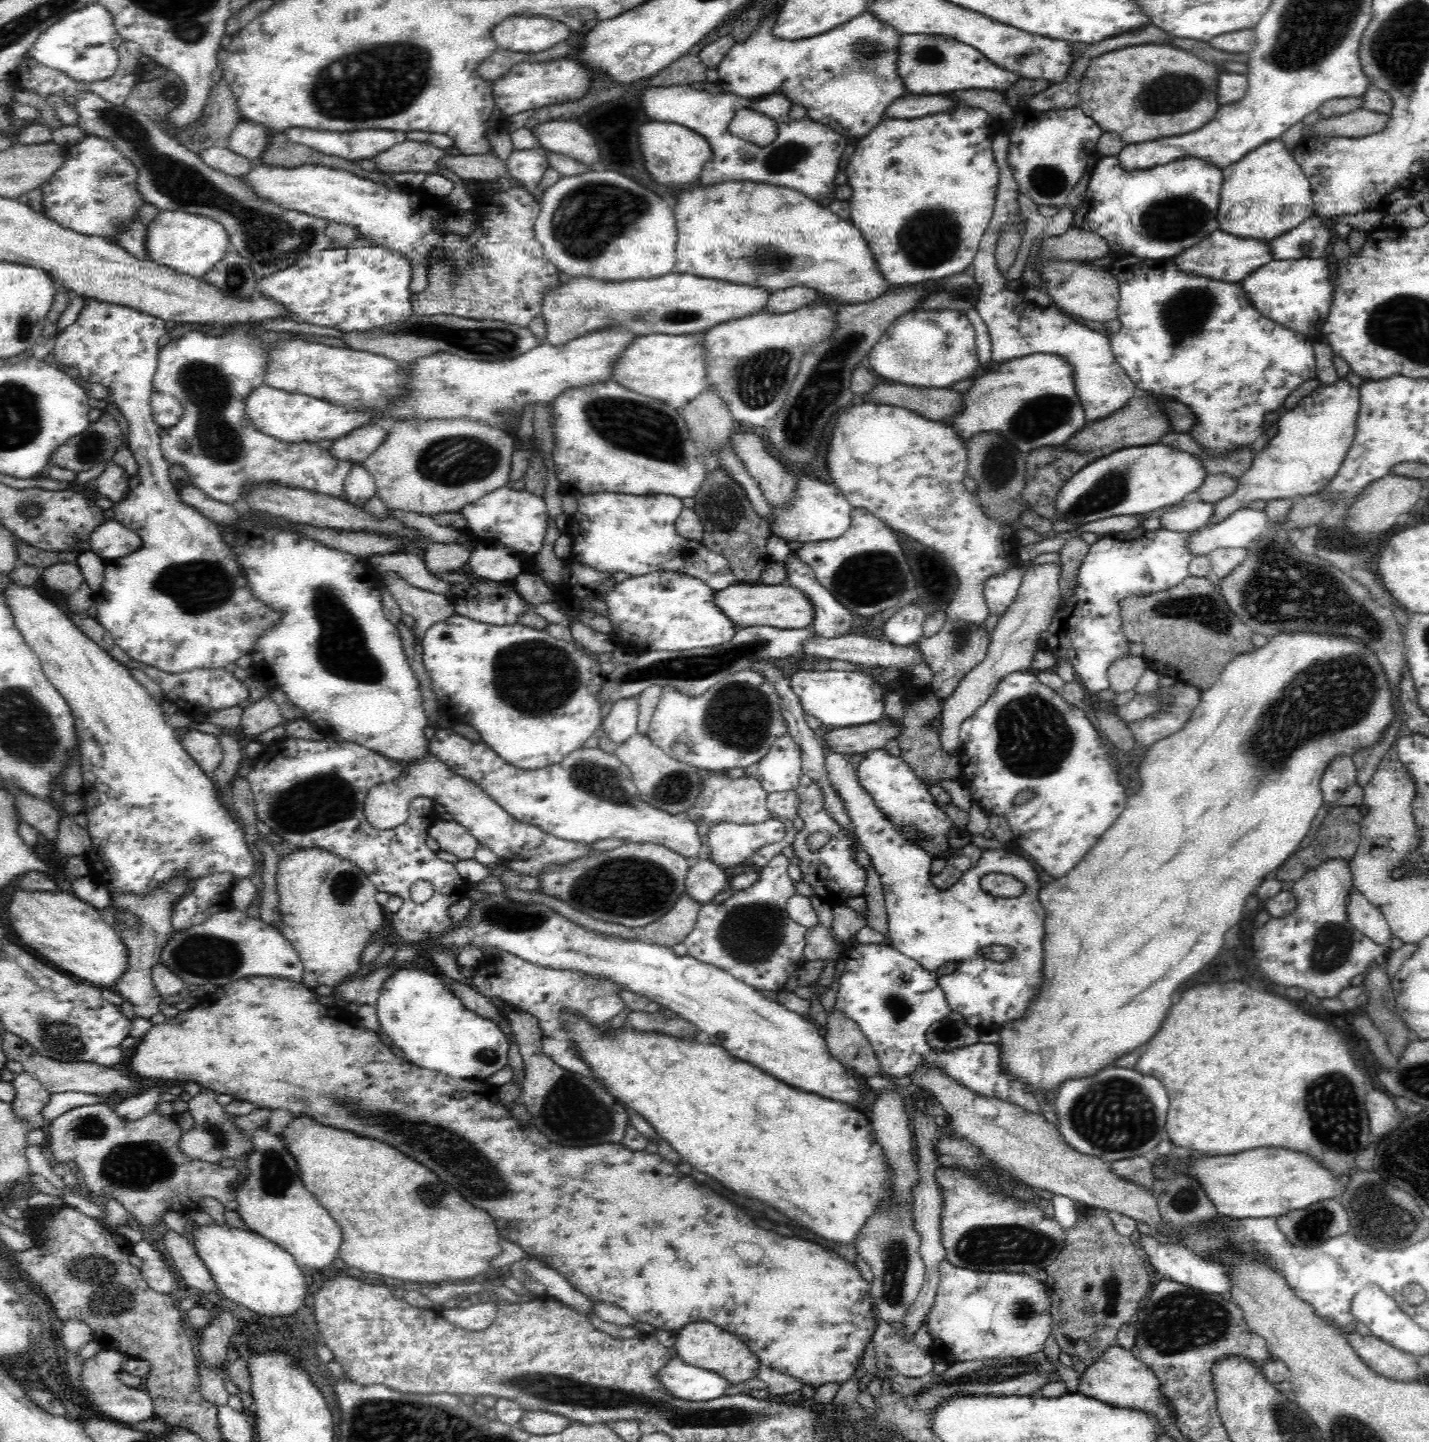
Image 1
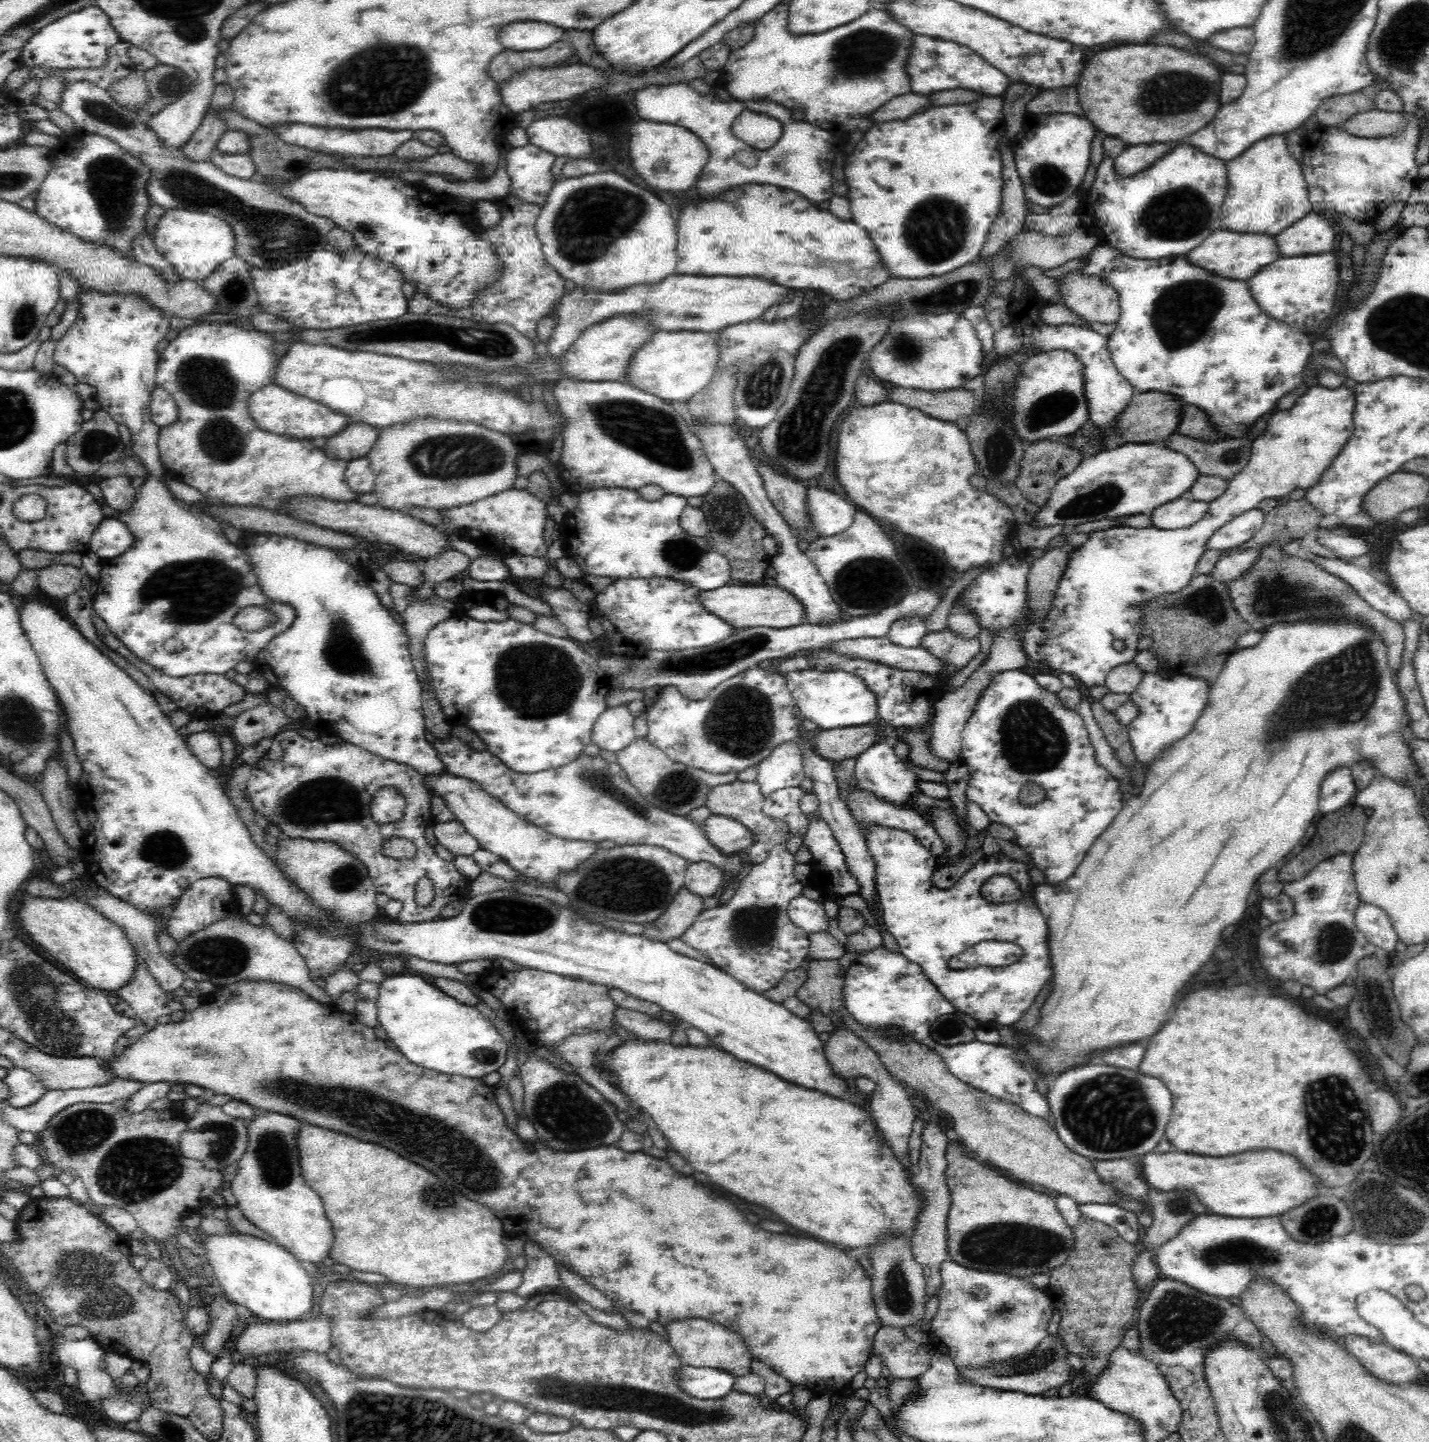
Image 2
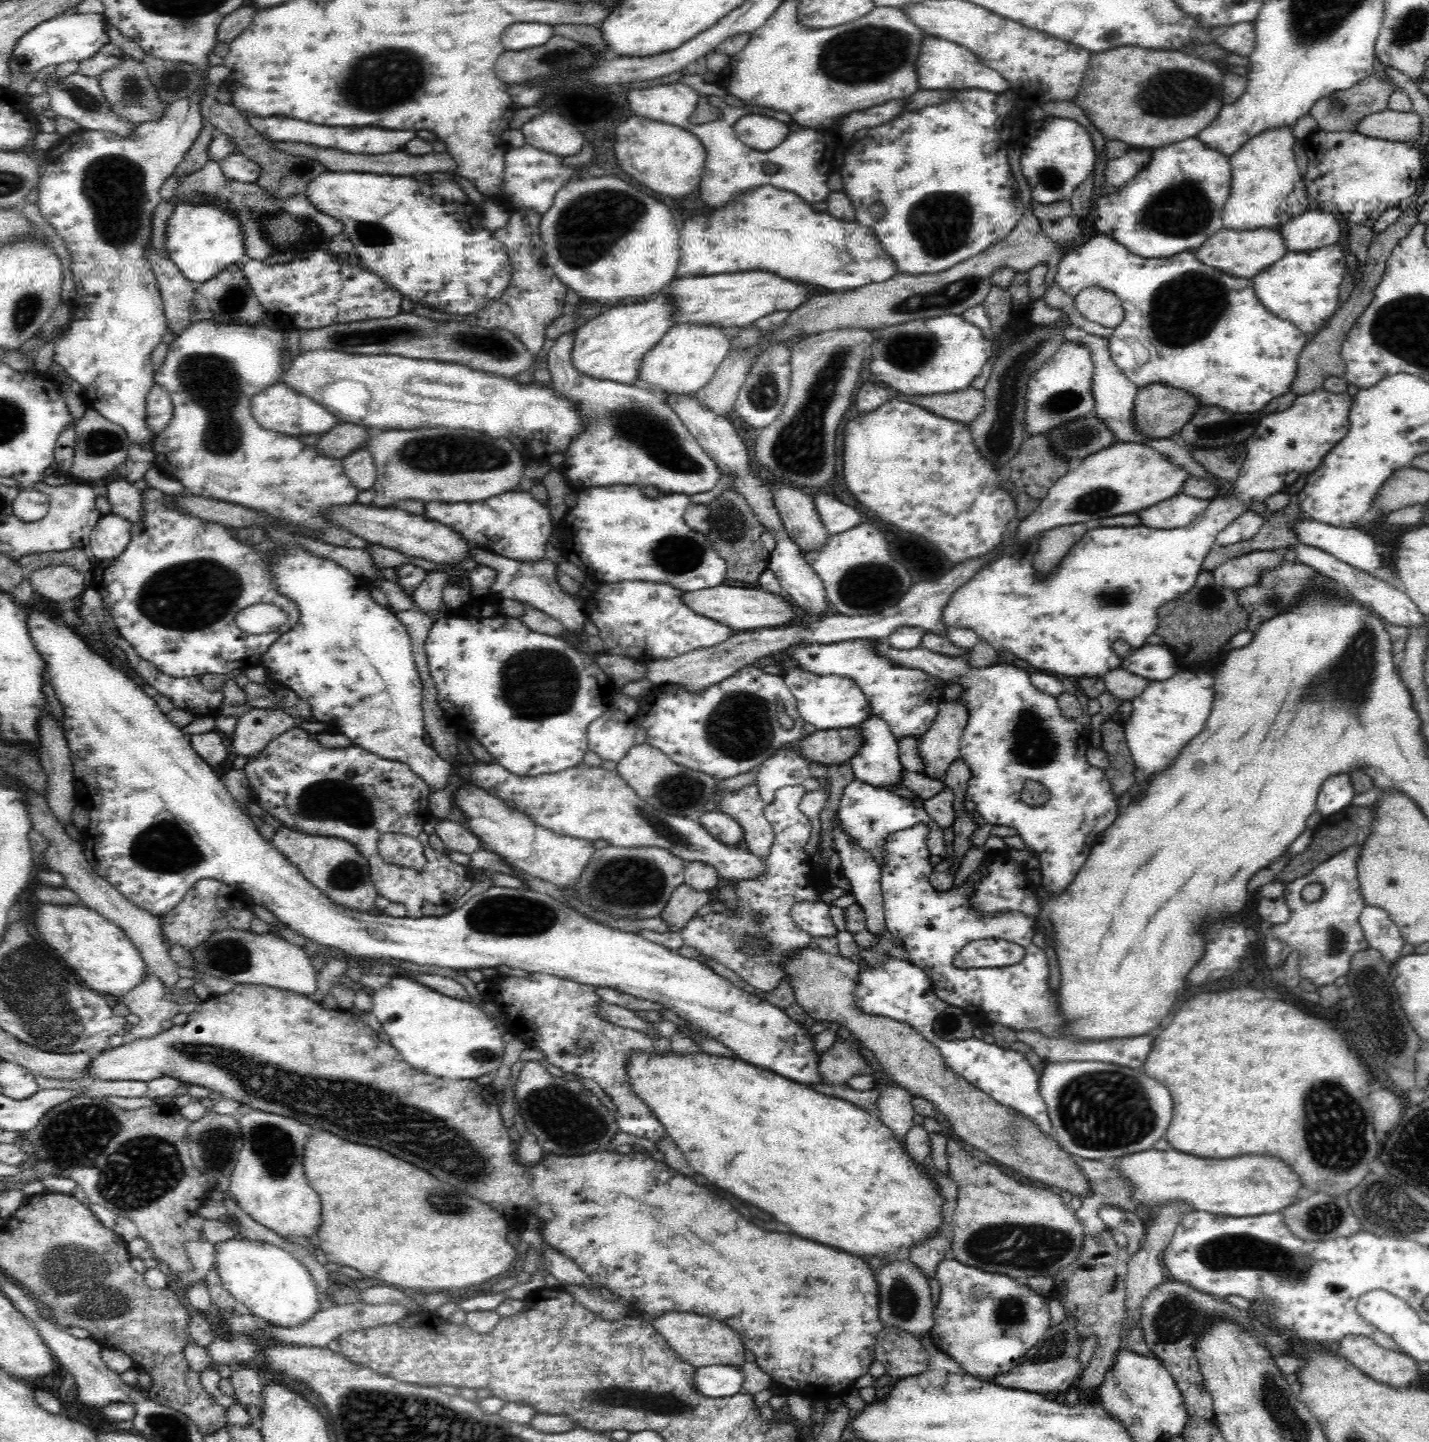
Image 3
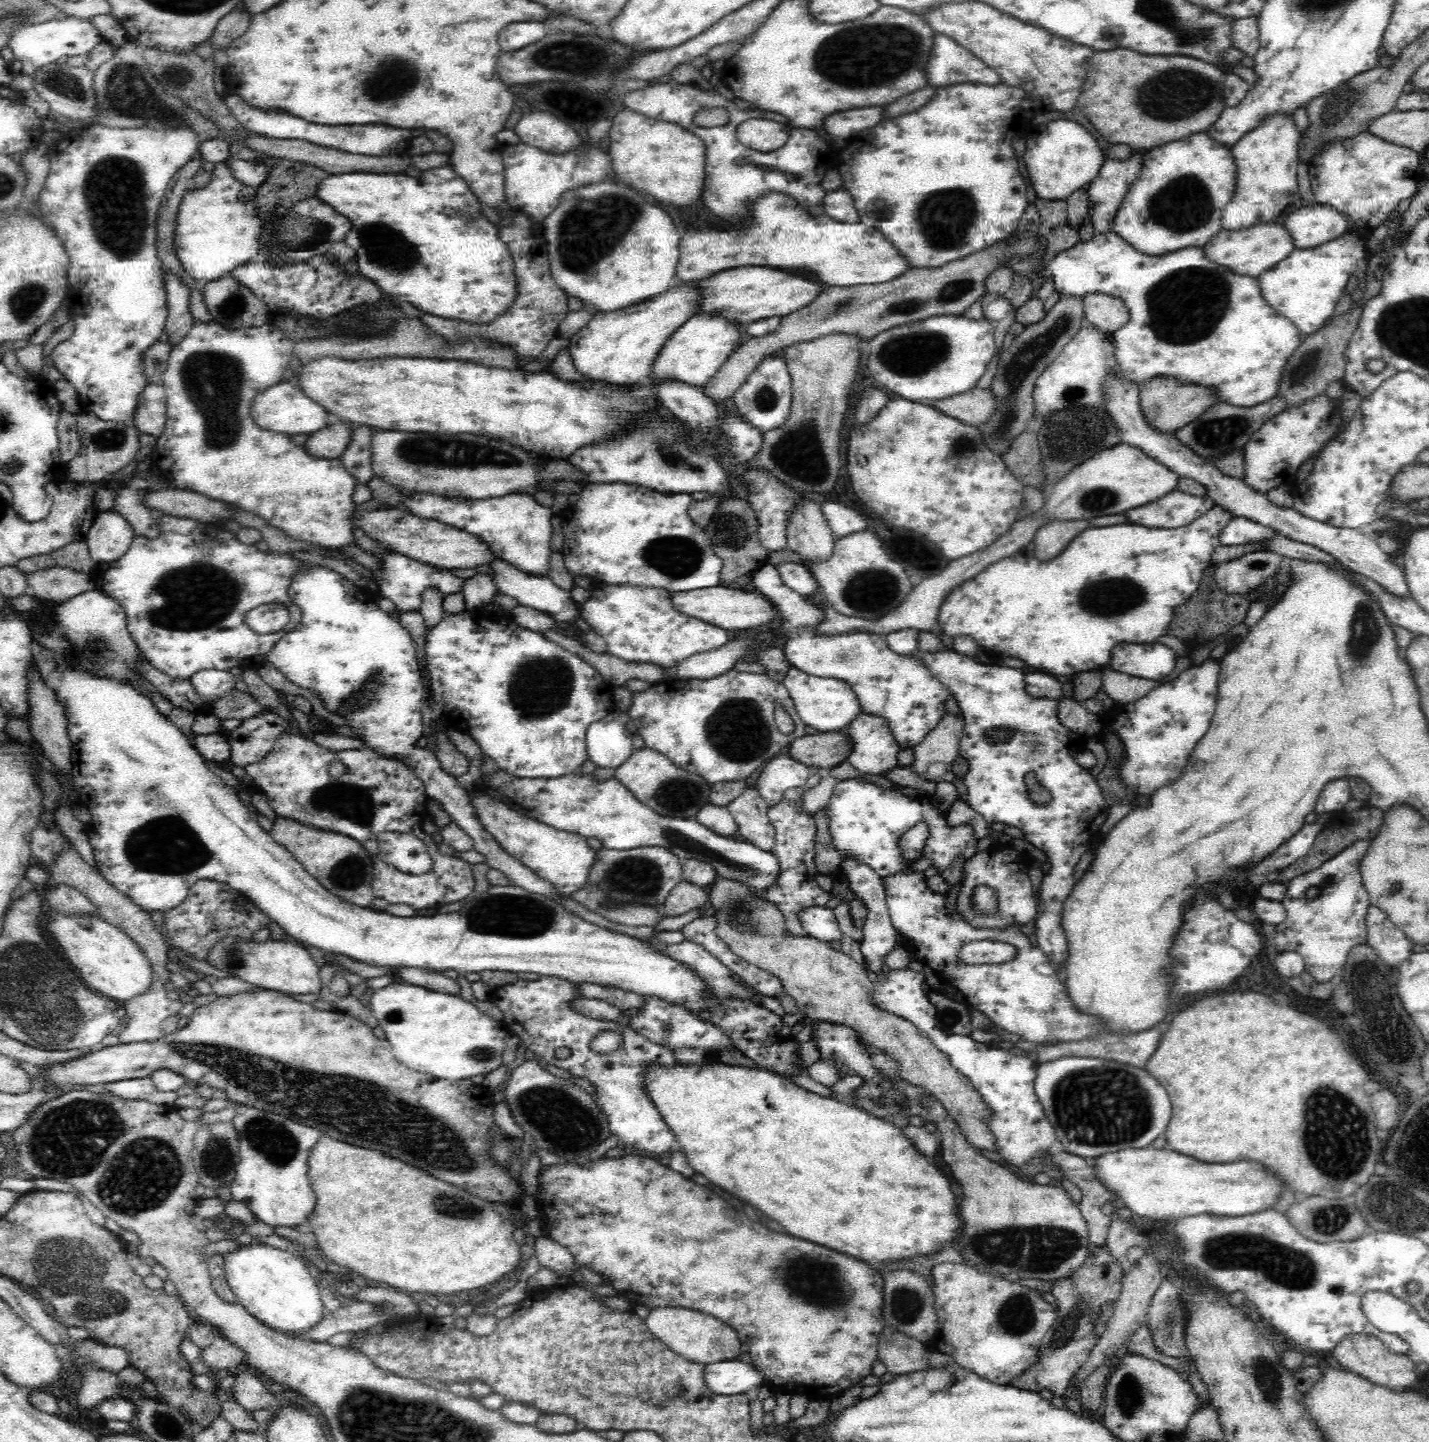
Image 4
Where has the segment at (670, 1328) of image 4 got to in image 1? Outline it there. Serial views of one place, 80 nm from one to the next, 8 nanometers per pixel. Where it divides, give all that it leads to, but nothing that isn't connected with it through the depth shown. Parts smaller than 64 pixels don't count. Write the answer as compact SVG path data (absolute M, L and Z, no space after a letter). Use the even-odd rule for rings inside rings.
M692 1322L686 1324L676 1332L675 1338L676 1355L686 1364L696 1365L723 1375L730 1384L744 1382L748 1378L756 1377L758 1374L758 1357L750 1351L747 1344L744 1344L735 1334L722 1330L711 1322Z

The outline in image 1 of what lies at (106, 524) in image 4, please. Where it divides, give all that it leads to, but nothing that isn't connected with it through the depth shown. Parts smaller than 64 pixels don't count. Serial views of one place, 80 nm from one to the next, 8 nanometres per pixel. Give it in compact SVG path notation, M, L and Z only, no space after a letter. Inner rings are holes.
M114 518L105 520L97 526L88 544L91 551L100 555L102 559L108 560L134 553L141 543L140 537Z

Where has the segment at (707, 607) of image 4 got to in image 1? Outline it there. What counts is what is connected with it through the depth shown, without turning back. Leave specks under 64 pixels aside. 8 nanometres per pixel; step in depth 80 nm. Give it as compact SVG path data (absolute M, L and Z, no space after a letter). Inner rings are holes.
M736 583L722 590L713 591L713 604L732 621L741 627L771 626L772 628L796 629L811 626L815 616L812 601L804 592L790 585L752 586L752 584Z

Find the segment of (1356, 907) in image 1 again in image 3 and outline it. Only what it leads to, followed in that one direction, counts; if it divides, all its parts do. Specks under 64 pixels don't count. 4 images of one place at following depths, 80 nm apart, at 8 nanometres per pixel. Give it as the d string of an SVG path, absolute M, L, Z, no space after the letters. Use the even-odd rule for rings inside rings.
M1366 905L1361 910L1359 923L1369 947L1380 951L1386 962L1396 962L1404 956L1404 937L1383 908Z

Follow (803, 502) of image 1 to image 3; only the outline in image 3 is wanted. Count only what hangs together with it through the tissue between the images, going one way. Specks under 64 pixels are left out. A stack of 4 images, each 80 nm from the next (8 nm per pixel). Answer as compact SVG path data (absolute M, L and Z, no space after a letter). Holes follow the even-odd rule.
M816 492L812 494L812 497L819 517L831 536L848 532L848 528L852 528L852 524L860 520L860 514L853 507L842 503L835 497Z

